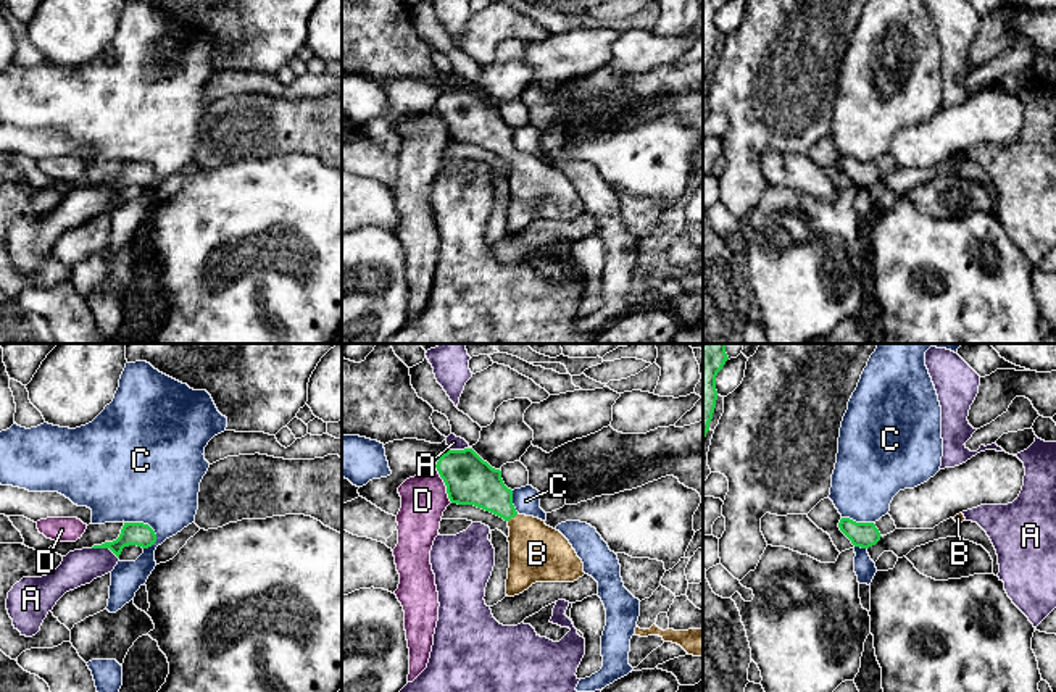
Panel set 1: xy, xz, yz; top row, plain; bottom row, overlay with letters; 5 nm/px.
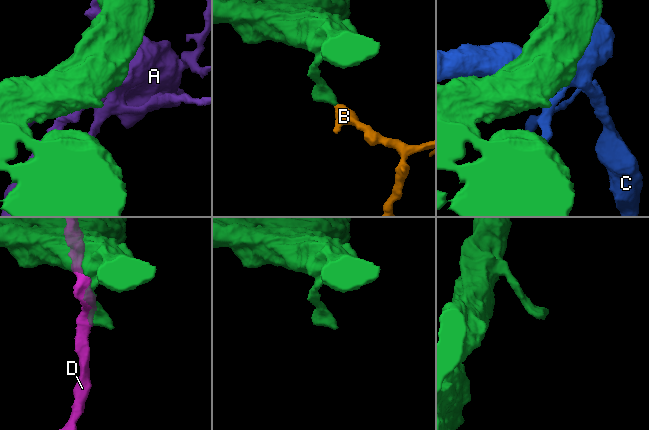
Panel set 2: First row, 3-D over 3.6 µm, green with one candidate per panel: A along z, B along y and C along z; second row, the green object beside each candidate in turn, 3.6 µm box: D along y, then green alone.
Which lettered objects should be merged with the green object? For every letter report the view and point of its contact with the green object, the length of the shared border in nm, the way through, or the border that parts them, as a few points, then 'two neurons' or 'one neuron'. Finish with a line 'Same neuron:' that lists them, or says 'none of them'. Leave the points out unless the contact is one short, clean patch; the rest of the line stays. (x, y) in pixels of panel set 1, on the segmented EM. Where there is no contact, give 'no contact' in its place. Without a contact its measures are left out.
A: xy (105, 547) | 150 nm | two neurons
B: xz (513, 516) | 70 nm | across xz (476, 483), (513, 516), (529, 536), (537, 554) | one neuron
C: xy (142, 523) | 190 nm | two neurons
D: xz (445, 484) | 200 nm | two neurons
Same neuron: B

